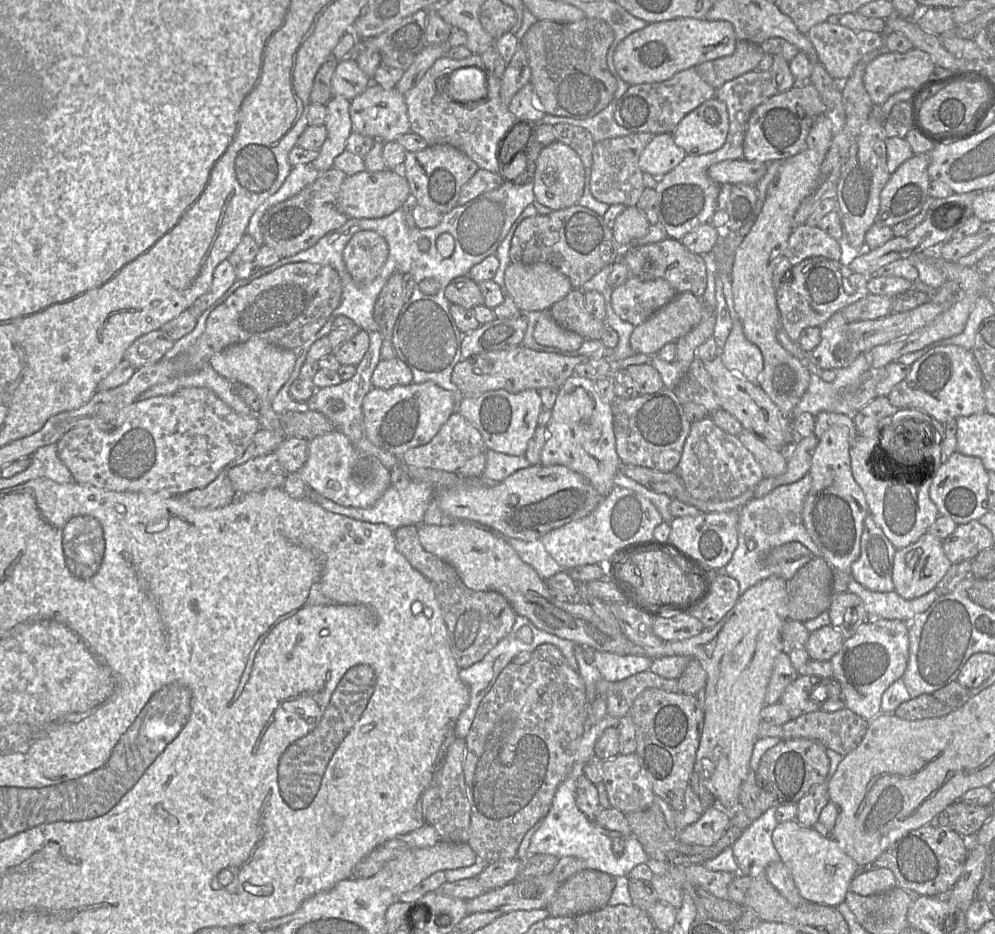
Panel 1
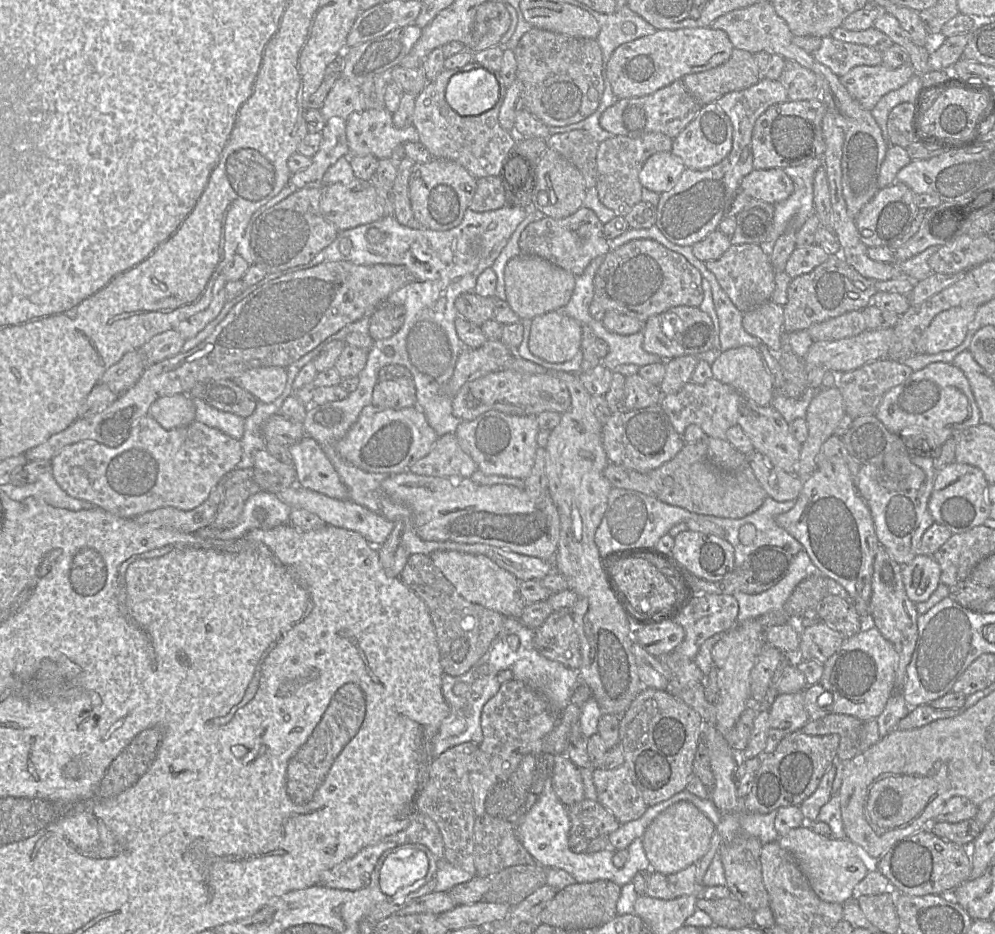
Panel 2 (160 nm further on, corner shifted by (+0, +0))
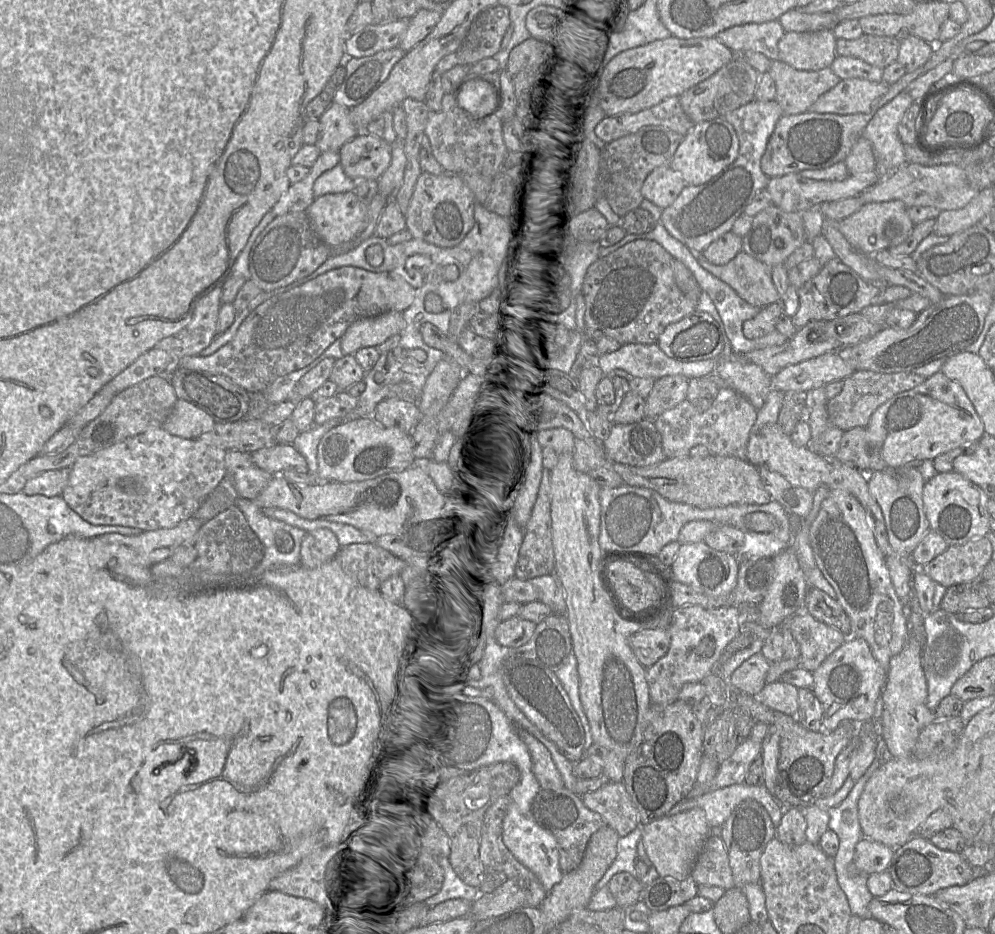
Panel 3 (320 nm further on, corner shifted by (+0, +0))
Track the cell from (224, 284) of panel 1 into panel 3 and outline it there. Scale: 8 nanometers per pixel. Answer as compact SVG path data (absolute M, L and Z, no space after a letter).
M218 286L201 298L190 323L176 334L157 343L157 347L174 356L175 361L197 356L217 336L217 320L222 305L222 287Z

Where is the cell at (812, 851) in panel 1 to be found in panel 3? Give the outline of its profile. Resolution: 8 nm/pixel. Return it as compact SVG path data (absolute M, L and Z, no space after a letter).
M862 838L856 845L853 866L857 872L870 875L885 872L894 849L871 839Z

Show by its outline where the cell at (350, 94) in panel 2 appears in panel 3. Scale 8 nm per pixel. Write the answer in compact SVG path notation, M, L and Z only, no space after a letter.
M332 102L319 118L319 137L315 145L320 152L339 152L358 133L350 119L350 109Z

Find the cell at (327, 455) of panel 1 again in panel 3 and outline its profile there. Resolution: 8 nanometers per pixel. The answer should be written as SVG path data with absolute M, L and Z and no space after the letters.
M276 444L270 448L251 452L253 462L272 475L280 475L285 470L309 473L305 457L294 444Z

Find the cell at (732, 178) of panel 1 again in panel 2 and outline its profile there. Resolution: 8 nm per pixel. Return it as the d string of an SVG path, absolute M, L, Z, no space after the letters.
M782 168L753 169L743 178L740 188L751 198L775 205L793 193L794 184Z

